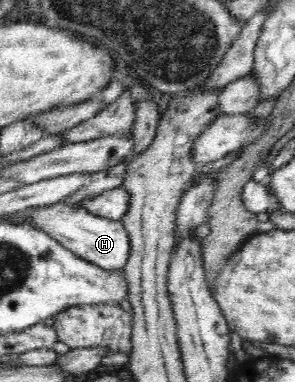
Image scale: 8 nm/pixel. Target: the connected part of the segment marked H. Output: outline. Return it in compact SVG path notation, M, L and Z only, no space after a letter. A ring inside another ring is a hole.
M56 202L40 208L30 208L22 215L26 222L41 227L47 234L57 239L64 247L73 251L79 258L92 263L108 273L124 272L130 260L130 234L122 220L114 221L90 213L86 209L74 210Z

